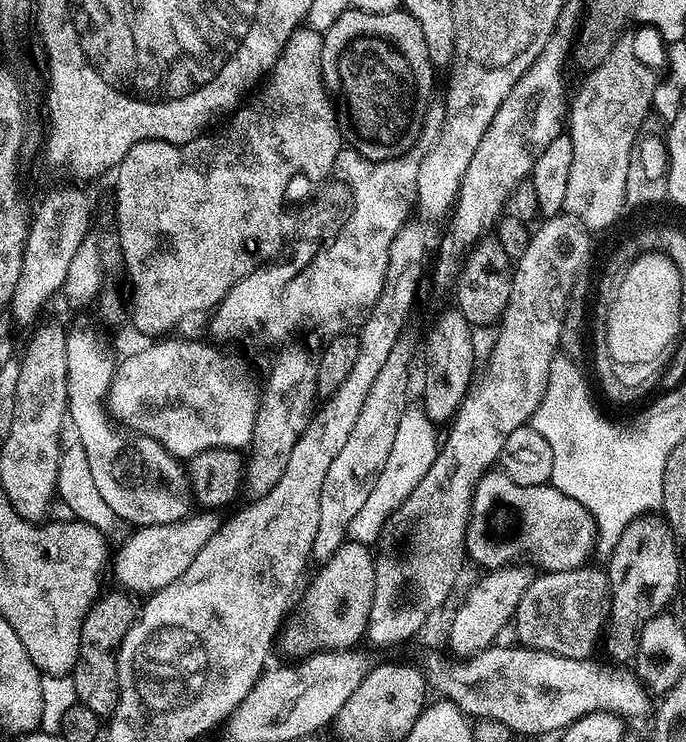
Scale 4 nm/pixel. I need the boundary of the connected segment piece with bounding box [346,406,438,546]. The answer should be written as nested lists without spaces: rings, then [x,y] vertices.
[[[405,407],[402,418],[398,418],[398,434],[394,434],[394,446],[390,458],[386,458],[386,466],[378,474],[378,482],[374,490],[366,497],[366,503],[362,505],[362,510],[350,518],[347,529],[347,539],[354,544],[375,545],[376,539],[381,539],[390,517],[400,507],[402,502],[422,482],[426,470],[430,470],[432,460],[438,451],[438,436],[436,440],[437,425],[427,416],[423,407]]]

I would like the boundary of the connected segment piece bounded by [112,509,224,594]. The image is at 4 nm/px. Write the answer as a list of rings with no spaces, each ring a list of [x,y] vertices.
[[[203,509],[185,518],[162,525],[148,525],[135,529],[128,539],[119,545],[114,554],[112,570],[123,589],[137,594],[151,594],[169,585],[186,572],[198,551],[206,546],[221,528],[224,516],[219,509]]]

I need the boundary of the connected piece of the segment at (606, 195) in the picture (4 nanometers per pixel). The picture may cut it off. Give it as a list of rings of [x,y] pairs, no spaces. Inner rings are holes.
[[[623,35],[609,56],[587,74],[580,93],[573,100],[571,97],[570,115],[566,120],[574,162],[570,162],[564,212],[575,216],[585,229],[595,233],[610,227],[626,208],[627,164],[637,135],[645,127],[644,115],[649,115],[658,76],[640,61],[631,38]]]

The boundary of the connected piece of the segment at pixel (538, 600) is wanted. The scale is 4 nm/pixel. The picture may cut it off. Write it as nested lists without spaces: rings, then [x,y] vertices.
[[[593,566],[575,568],[565,572],[544,572],[533,579],[532,585],[522,594],[516,607],[514,628],[516,636],[525,648],[536,648],[538,651],[553,652],[566,659],[589,659],[593,655],[592,647],[596,639],[601,639],[612,610],[612,587],[608,584],[607,571],[600,572]]]

